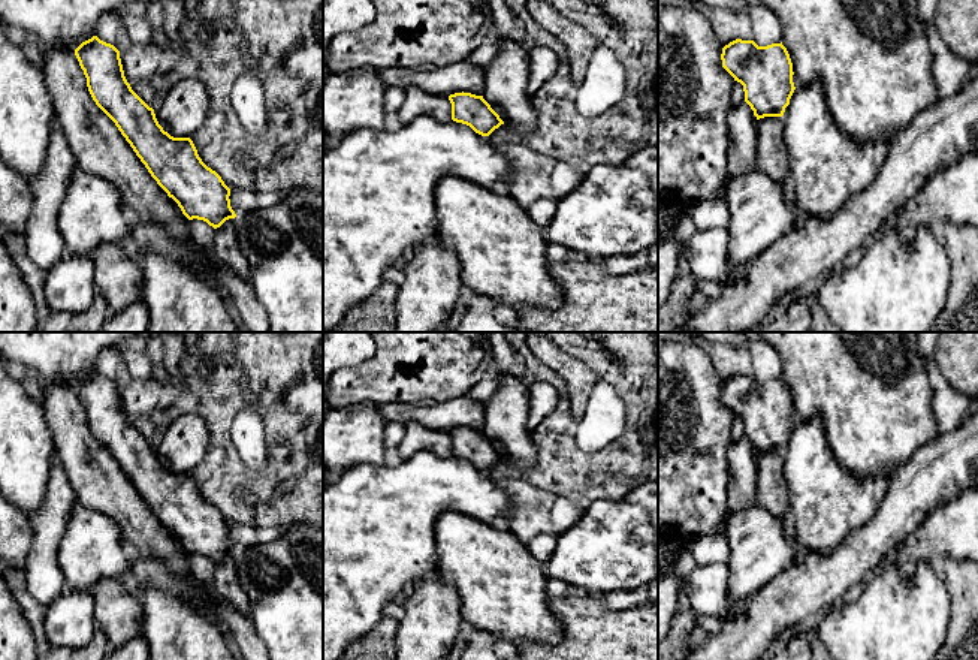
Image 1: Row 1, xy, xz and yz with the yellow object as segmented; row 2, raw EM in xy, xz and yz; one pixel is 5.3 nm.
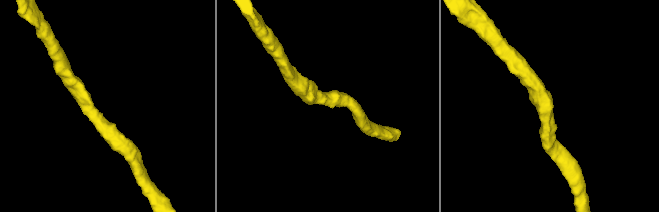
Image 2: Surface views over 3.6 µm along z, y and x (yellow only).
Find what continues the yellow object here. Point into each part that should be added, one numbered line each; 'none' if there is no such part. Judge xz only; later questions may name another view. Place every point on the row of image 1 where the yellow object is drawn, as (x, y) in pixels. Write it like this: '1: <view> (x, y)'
1: xz (417, 104)

